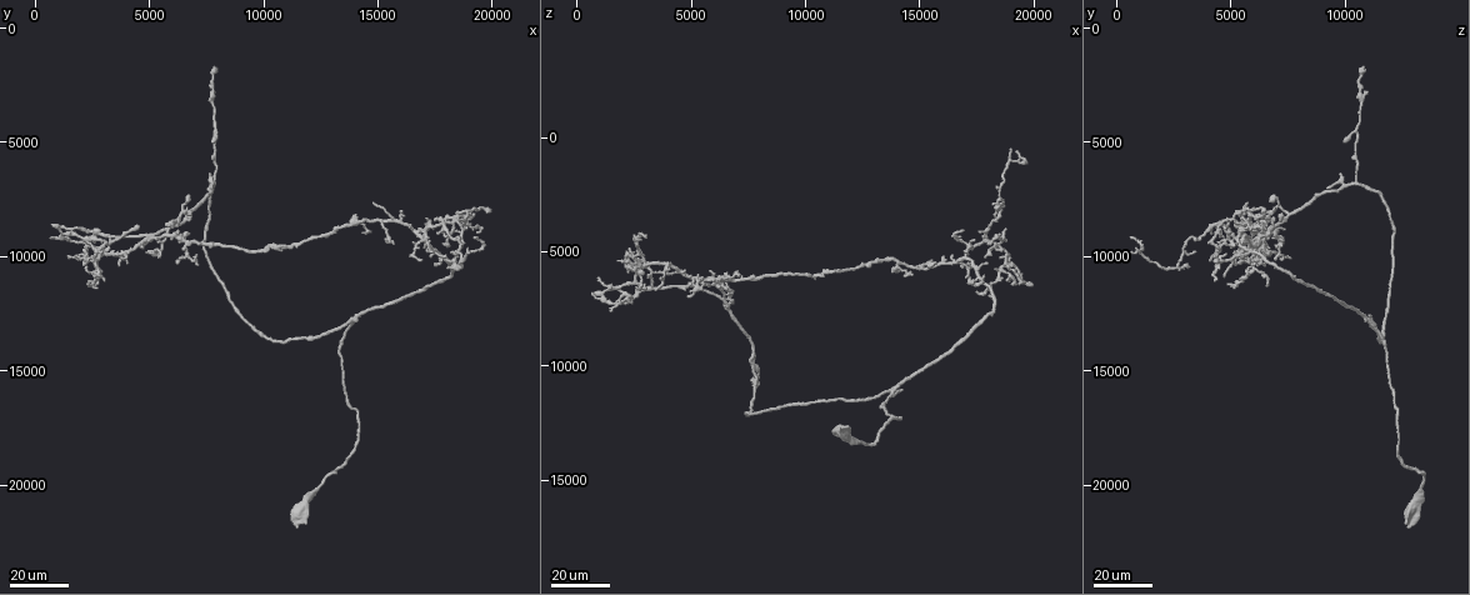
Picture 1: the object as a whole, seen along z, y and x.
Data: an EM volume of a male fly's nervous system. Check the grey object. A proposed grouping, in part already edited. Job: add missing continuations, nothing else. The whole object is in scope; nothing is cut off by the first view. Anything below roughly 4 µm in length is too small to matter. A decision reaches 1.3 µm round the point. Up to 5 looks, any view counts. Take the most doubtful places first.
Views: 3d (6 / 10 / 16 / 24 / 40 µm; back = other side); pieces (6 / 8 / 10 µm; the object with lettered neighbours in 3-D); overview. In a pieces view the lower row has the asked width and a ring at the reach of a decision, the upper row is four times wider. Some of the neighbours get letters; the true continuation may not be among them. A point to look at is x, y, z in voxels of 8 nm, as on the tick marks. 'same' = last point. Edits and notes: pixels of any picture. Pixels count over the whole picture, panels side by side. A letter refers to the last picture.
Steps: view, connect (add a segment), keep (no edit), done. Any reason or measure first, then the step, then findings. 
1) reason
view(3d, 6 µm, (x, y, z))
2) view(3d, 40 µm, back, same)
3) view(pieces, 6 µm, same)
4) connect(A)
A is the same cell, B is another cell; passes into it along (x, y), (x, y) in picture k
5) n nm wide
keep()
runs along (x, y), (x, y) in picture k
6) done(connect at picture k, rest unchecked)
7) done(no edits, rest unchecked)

branch stops here
view(3d, 24 µm, (14800, 7700, 5700))

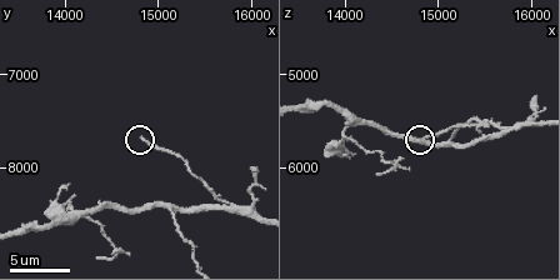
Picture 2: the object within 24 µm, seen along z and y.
what lies round it
view(pieces, 10 µm, same)

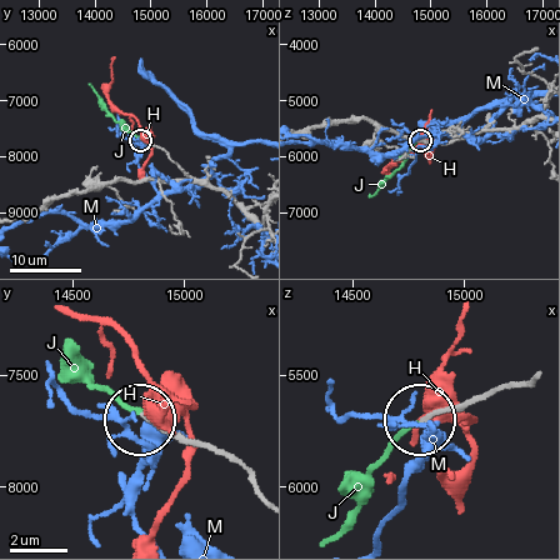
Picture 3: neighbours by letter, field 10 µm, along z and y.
connect(J)
J is the same cell, H and M are other cells; passes into it along (218, 451), (163, 433), (91, 380) in picture 3; it goes on there

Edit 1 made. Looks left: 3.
view(overview)

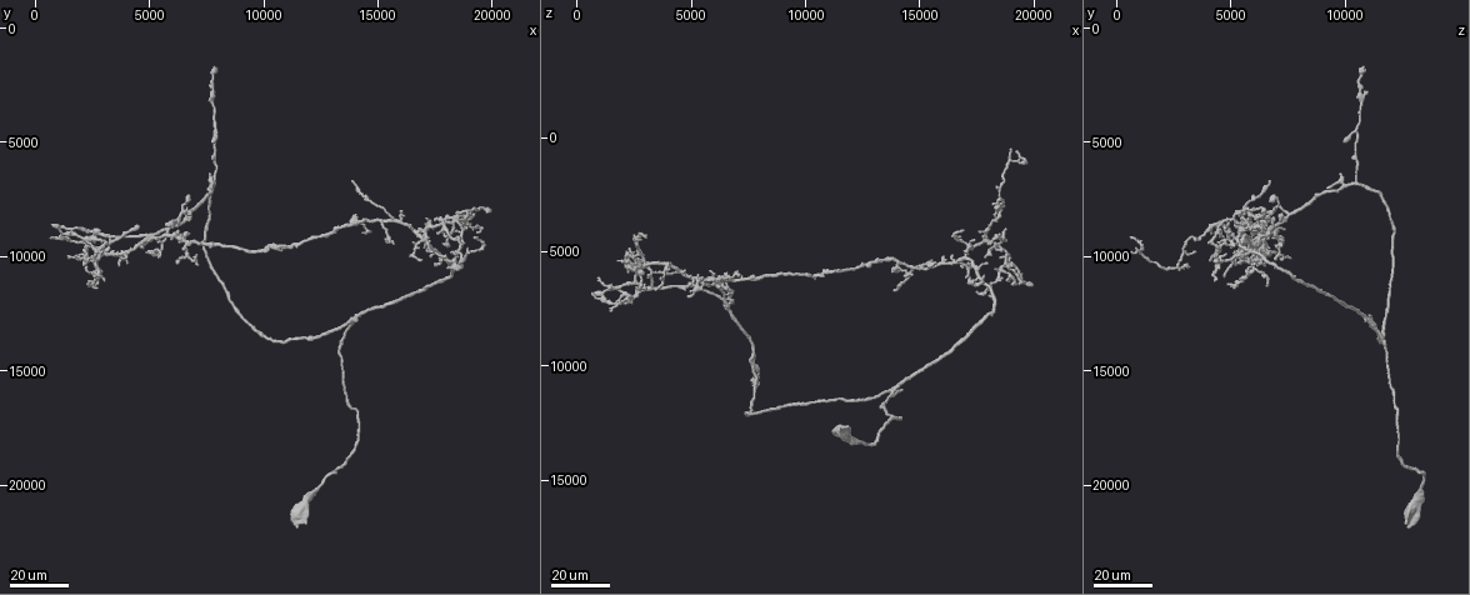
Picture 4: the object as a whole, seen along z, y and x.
tapers out
view(3d, 16 µm, (14500, 9000, 6100))

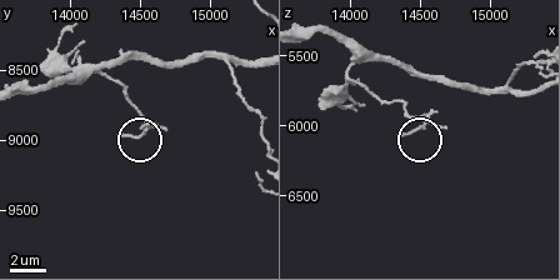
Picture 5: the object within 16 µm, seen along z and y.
view(pieces, 10 µm, (14360, 8960, 6060))

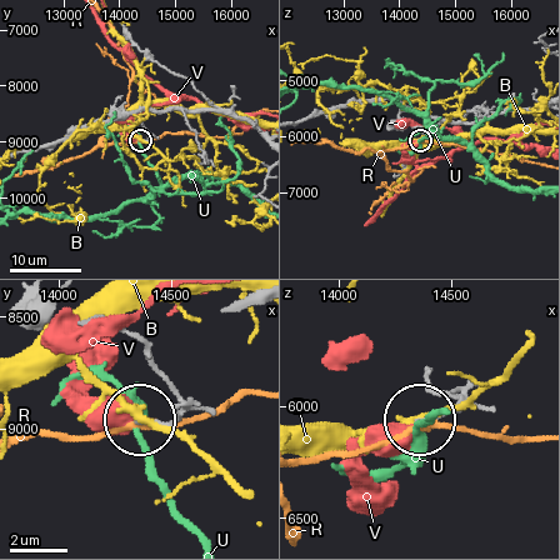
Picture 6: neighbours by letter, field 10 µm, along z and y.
keep()
B, R, U and V are other cells; no lettered segment goes on from it

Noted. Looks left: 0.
done(connect at picture 3, rest unchecked)

